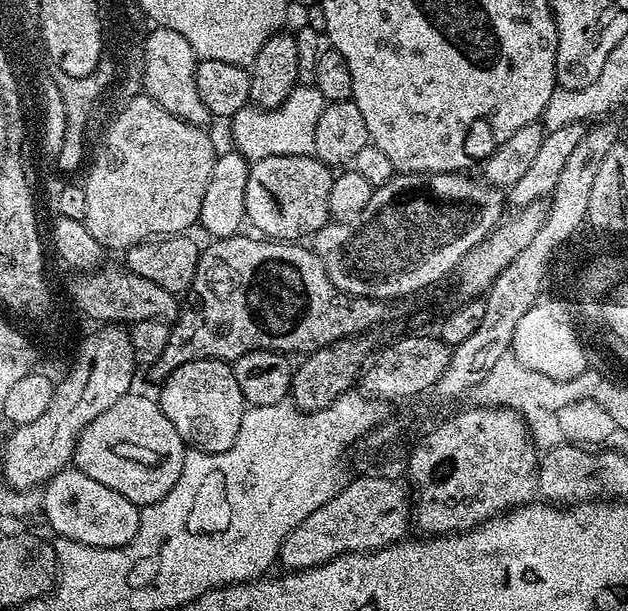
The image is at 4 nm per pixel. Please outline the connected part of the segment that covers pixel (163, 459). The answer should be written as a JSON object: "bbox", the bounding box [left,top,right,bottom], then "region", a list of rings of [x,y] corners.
{"bbox":[73,392,188,508],"region":[[[131,392],[83,428],[76,440],[73,465],[141,508],[169,493],[182,472],[187,451],[188,446],[161,410],[159,401]]]}

